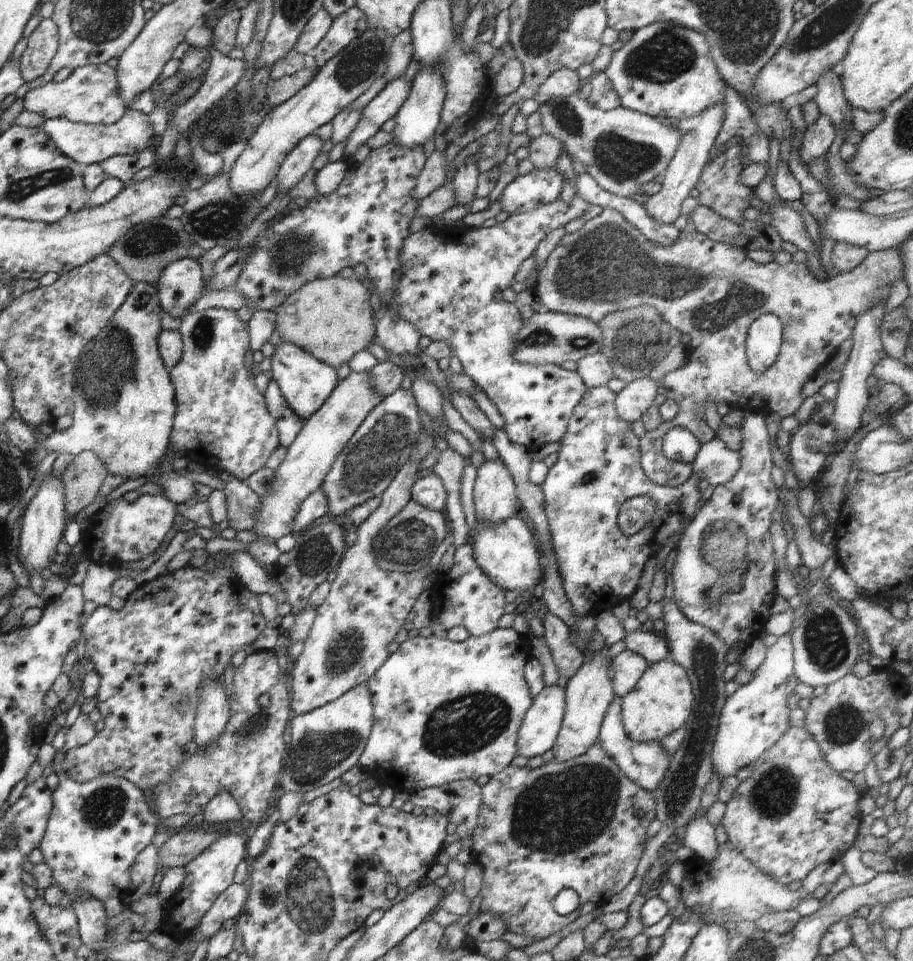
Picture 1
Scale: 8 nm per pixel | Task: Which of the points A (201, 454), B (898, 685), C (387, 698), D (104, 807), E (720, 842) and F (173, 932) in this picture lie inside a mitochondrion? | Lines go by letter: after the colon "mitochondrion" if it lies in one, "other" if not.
A: other
B: other
C: other
D: mitochondrion
E: other
F: other

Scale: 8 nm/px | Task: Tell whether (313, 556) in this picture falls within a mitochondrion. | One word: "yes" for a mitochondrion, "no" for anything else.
yes

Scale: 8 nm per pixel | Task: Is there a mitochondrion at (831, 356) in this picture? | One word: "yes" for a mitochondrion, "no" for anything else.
no

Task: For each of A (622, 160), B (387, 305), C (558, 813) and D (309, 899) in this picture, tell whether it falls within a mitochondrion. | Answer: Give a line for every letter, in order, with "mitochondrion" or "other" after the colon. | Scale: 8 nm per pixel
A: mitochondrion
B: other
C: mitochondrion
D: mitochondrion

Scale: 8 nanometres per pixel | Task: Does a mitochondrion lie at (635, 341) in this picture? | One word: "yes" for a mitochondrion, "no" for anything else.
yes

